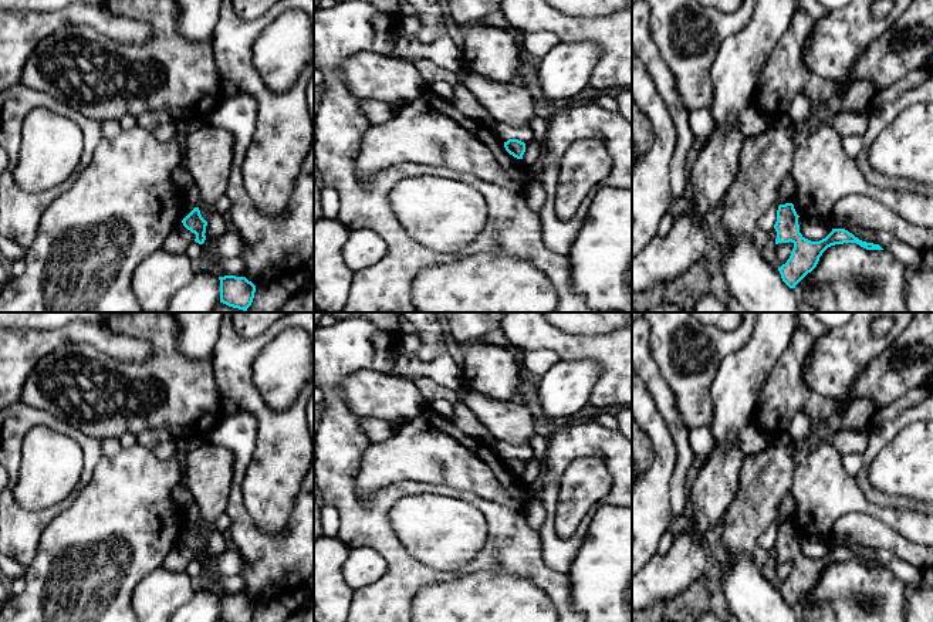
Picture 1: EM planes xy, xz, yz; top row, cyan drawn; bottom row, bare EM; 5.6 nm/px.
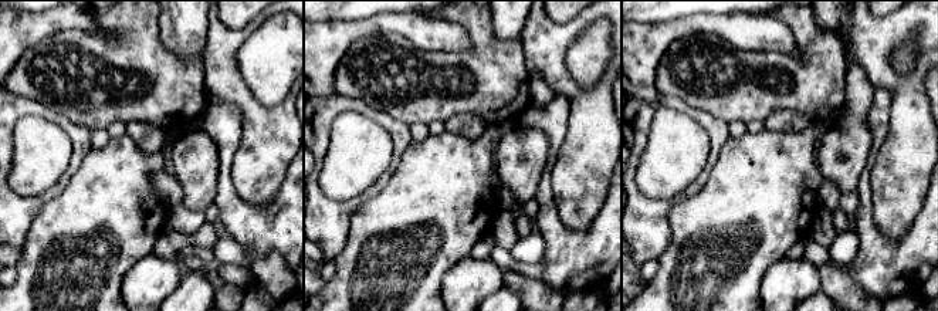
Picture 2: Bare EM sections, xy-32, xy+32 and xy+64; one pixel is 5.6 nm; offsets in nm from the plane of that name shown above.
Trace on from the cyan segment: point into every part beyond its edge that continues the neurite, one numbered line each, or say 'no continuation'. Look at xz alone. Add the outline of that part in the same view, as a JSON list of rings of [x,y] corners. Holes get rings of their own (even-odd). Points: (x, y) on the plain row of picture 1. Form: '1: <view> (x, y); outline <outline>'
no continuation

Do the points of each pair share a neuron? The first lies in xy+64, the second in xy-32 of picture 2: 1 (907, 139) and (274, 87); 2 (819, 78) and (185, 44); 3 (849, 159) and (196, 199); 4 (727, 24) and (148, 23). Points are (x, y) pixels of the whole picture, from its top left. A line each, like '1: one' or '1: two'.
1: two
2: two
3: one
4: two

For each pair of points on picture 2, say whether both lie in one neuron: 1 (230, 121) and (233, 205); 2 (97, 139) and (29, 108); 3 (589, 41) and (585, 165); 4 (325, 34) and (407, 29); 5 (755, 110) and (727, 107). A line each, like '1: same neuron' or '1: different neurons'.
1: same neuron
2: different neurons
3: different neurons
4: same neuron
5: same neuron

